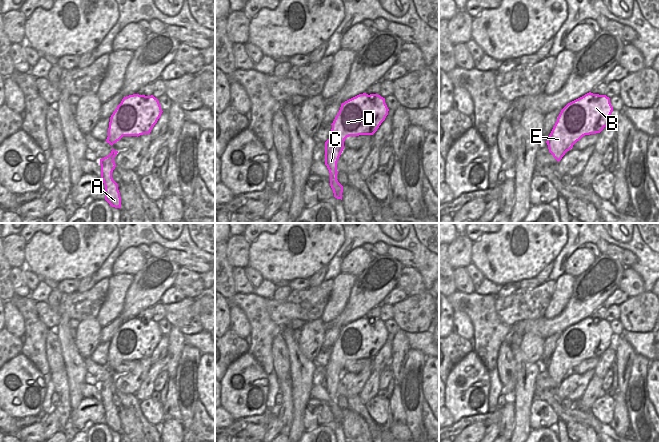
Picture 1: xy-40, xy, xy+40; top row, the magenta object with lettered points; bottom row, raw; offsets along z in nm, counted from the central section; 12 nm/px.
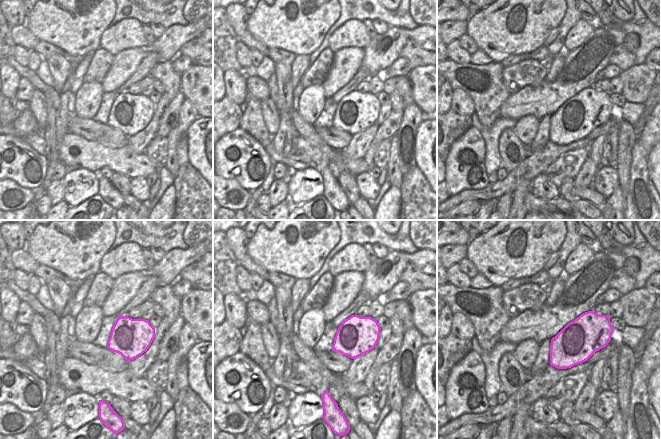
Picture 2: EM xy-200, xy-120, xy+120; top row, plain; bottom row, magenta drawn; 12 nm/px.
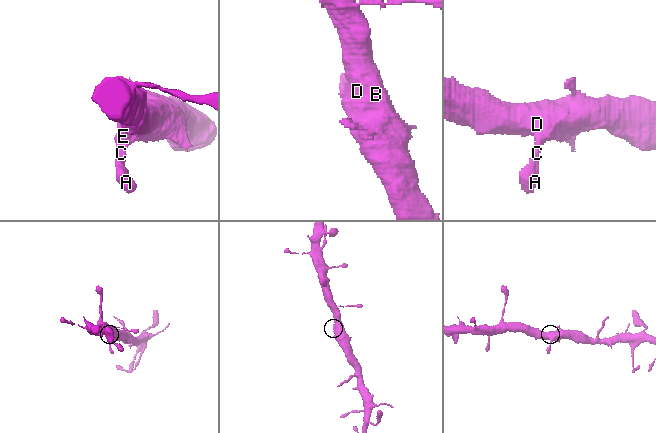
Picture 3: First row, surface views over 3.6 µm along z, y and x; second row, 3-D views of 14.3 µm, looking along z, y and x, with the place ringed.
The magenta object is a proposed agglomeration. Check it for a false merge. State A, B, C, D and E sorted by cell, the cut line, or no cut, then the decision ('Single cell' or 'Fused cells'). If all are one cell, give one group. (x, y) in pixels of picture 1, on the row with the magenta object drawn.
Groups: A B C D E. No split. Single cell.

